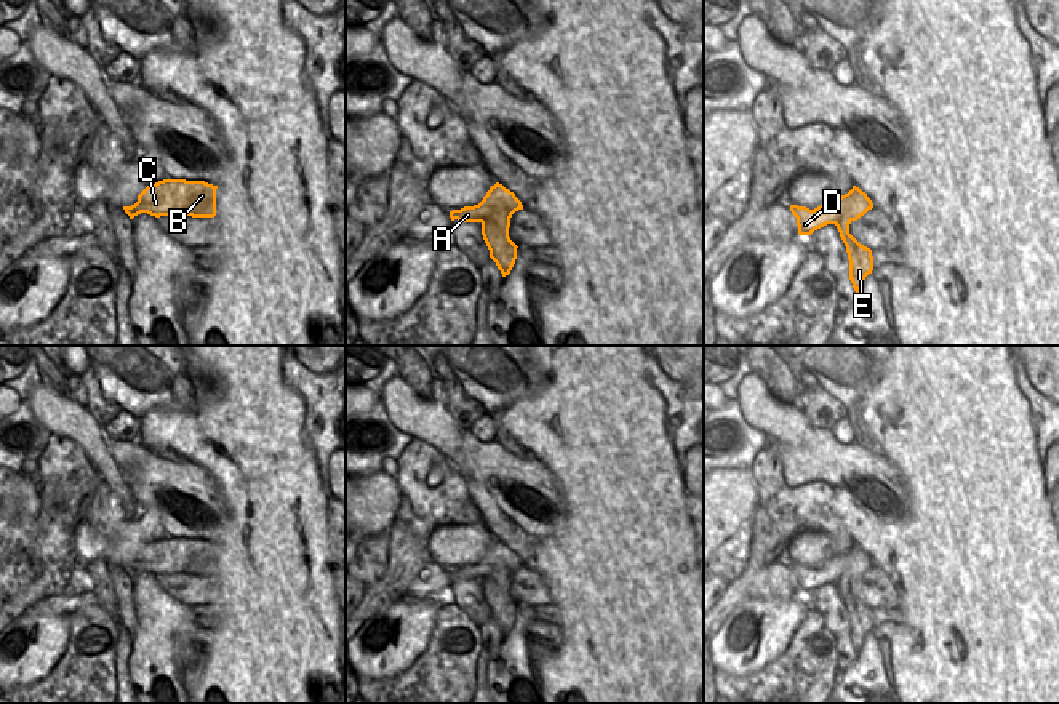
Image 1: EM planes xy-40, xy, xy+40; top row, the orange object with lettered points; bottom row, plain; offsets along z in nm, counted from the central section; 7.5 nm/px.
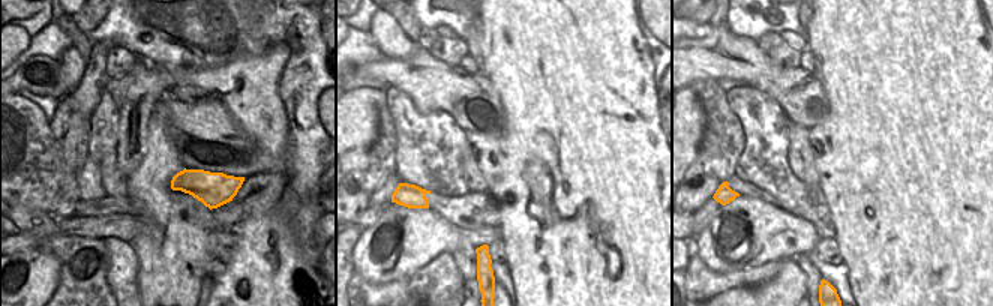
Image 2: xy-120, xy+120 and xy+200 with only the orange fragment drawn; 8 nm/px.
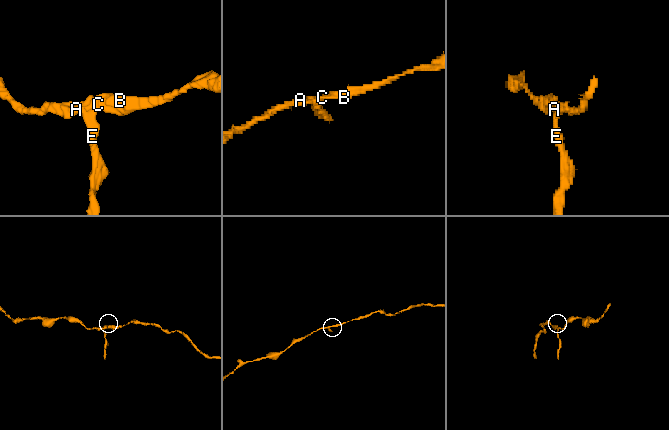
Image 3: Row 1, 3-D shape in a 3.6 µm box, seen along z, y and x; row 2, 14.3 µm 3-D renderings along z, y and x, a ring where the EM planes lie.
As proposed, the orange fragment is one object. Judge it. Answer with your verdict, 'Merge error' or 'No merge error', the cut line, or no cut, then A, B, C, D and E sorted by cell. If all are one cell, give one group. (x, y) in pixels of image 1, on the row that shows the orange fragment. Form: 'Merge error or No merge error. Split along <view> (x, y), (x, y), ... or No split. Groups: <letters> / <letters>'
Merge error. Split along xy (480, 221), (491, 218), (507, 232). Groups: A B C D / E.

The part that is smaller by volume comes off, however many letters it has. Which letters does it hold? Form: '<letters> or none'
E

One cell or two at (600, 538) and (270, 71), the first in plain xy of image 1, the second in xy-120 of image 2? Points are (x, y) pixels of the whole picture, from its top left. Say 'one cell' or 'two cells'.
one cell

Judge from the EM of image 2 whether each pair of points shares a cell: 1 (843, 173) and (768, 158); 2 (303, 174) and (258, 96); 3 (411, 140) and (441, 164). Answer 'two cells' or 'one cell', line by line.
1: two cells
2: two cells
3: one cell

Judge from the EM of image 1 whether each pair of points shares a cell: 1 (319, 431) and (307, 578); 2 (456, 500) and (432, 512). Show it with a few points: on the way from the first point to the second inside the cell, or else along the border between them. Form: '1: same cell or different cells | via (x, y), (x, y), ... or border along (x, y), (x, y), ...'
1: different cells | border along (303, 426), (322, 487), (328, 493)
2: same cell | via (450, 504), (439, 506)

